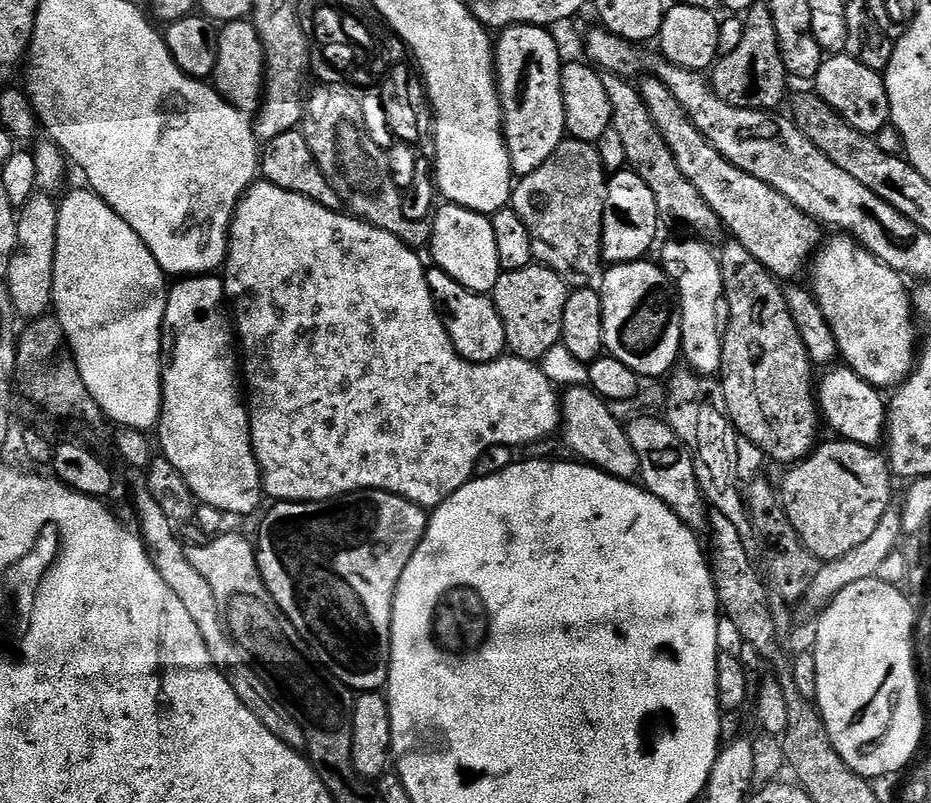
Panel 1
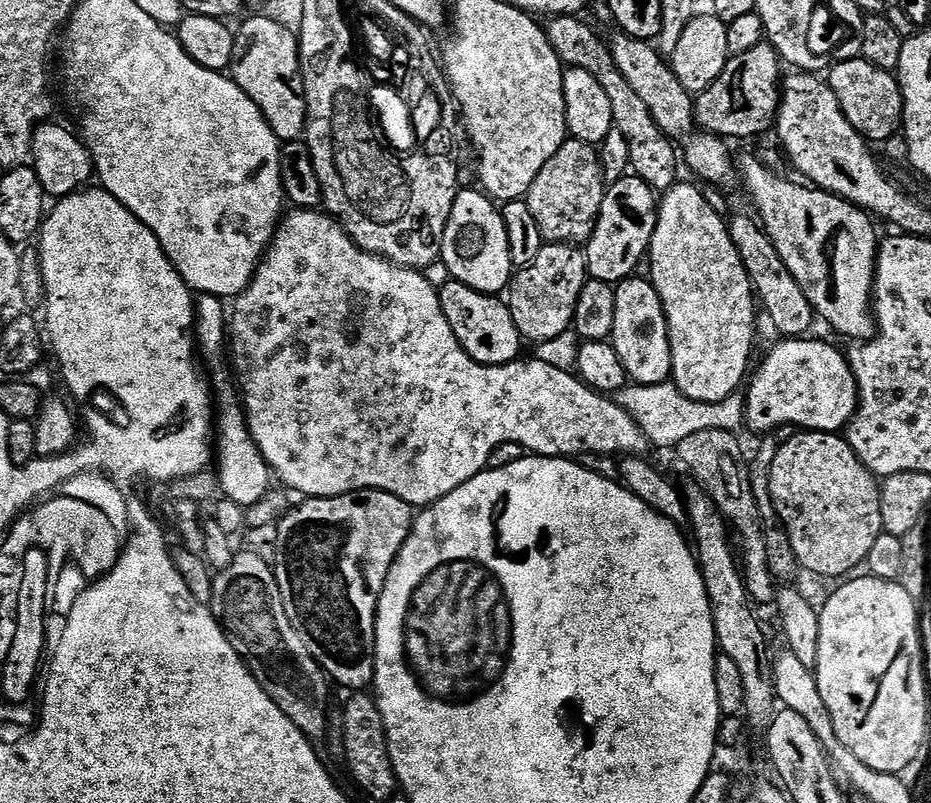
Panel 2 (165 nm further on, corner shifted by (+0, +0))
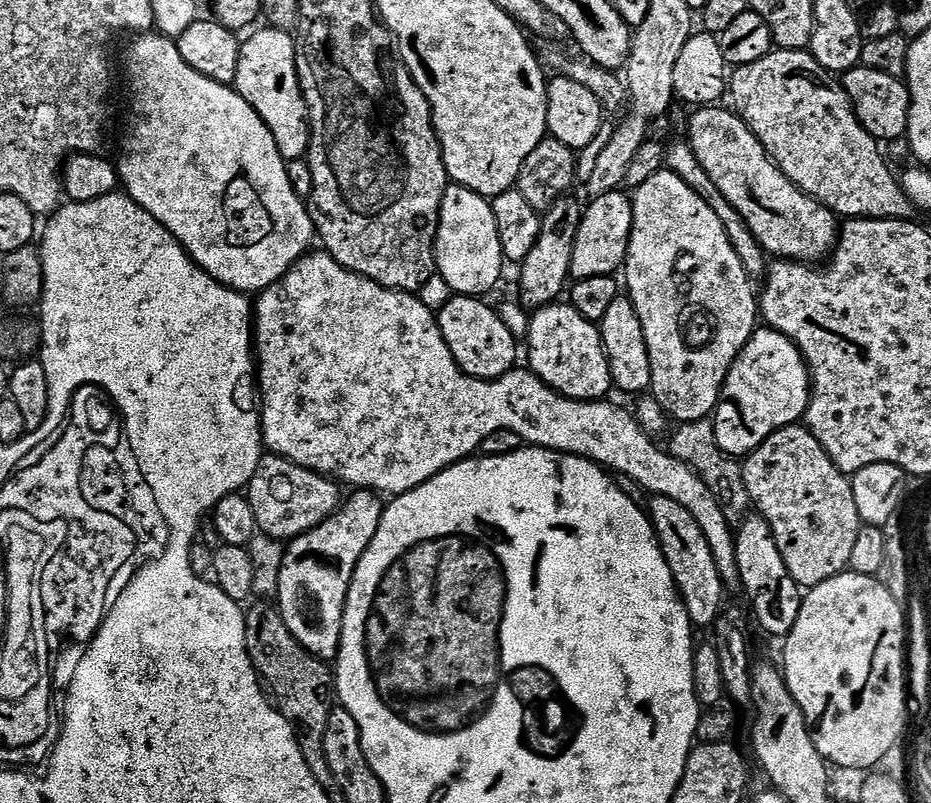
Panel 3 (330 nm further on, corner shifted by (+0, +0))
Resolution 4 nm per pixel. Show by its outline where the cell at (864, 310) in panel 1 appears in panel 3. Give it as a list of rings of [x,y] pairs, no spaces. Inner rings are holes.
[[[698,107],[700,109],[688,124],[688,132],[692,135],[690,145],[697,160],[716,184],[721,197],[728,199],[741,217],[750,215],[751,221],[761,230],[762,237],[768,239],[772,247],[781,247],[781,257],[797,262],[823,261],[838,244],[837,213],[816,197],[803,192],[784,173],[784,169],[770,155],[765,141],[743,115],[735,116],[720,107]]]

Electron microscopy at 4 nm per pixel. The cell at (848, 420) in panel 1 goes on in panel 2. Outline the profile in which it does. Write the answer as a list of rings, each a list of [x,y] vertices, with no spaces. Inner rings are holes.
[[[780,338],[776,341],[777,344],[769,350],[764,356],[764,361],[756,368],[756,373],[751,373],[750,379],[746,384],[746,395],[744,397],[744,417],[743,423],[749,428],[752,427],[754,431],[759,434],[771,433],[771,428],[776,428],[779,424],[793,424],[793,429],[807,430],[809,432],[835,432],[839,433],[841,429],[847,425],[848,421],[852,419],[853,413],[858,407],[858,385],[856,382],[856,374],[853,365],[848,365],[848,360],[835,348],[832,344],[827,344],[824,340],[808,340],[809,338]]]

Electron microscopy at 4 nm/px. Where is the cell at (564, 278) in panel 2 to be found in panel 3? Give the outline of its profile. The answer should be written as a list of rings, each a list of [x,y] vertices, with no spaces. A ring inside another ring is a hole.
[[[562,202],[554,207],[548,220],[554,225],[541,233],[530,254],[522,262],[522,299],[525,303],[531,302],[534,308],[543,307],[559,301],[562,292],[570,281],[573,264],[574,246],[577,242],[578,230],[581,226],[583,207],[574,202]]]

